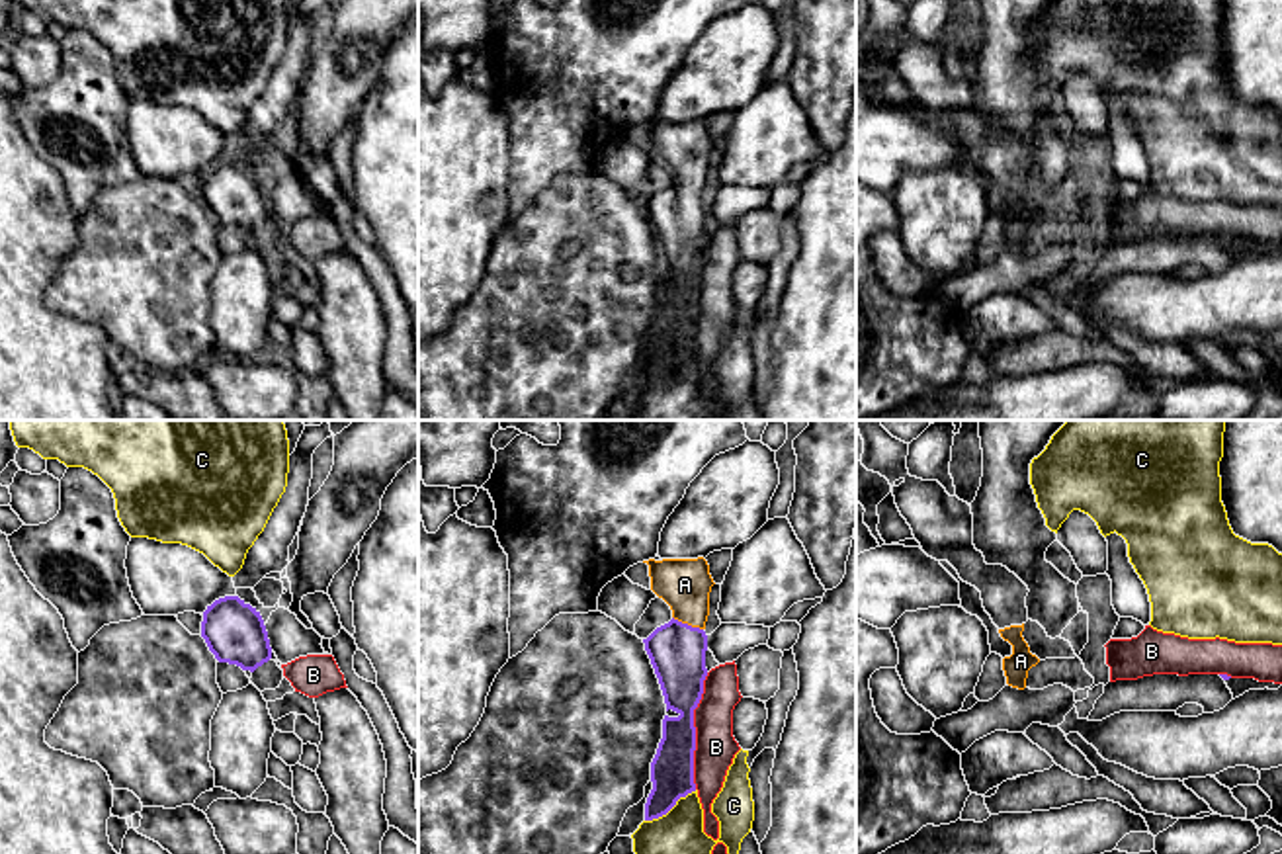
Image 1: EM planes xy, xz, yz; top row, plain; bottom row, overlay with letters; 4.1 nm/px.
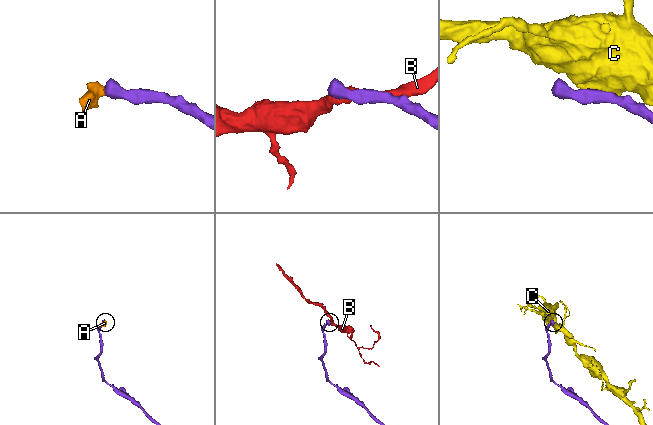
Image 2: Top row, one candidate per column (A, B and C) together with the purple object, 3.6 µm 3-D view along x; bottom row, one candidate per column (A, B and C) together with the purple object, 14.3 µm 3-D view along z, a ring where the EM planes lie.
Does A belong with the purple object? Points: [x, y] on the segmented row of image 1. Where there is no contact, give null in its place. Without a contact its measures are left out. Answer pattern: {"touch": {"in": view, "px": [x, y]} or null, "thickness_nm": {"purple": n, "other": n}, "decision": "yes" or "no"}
{"touch": {"in": "xz", "px": [686, 624]}, "thickness_nm": {"purple": 240, "other": 220}, "decision": "yes"}

